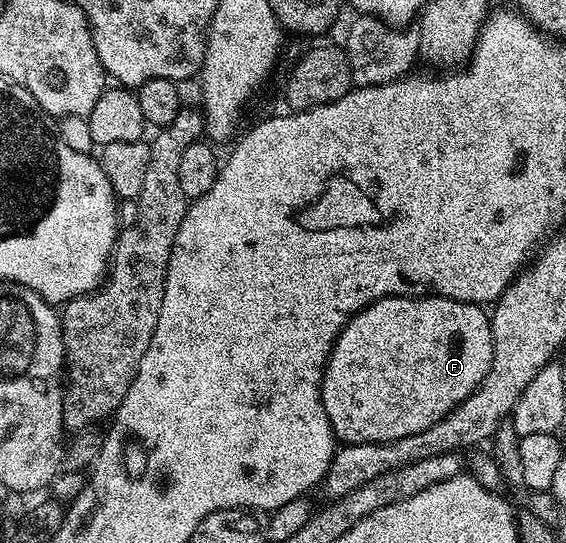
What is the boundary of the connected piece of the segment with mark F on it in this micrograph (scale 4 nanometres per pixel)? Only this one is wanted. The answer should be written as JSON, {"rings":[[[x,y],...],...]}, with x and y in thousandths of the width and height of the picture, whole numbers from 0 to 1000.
{"rings":[[[686,545],[648,564],[640,575],[629,575],[610,597],[599,615],[592,637],[574,669],[574,687],[567,698],[567,738],[578,755],[578,770],[588,786],[588,801],[610,818],[682,818],[705,807],[719,807],[719,799],[740,799],[740,792],[754,792],[754,785],[769,785],[804,748],[811,748],[853,703],[853,696],[867,681],[871,665],[871,624],[864,606],[864,582],[855,565],[839,560],[820,560],[809,552],[793,552],[786,545]]]}

